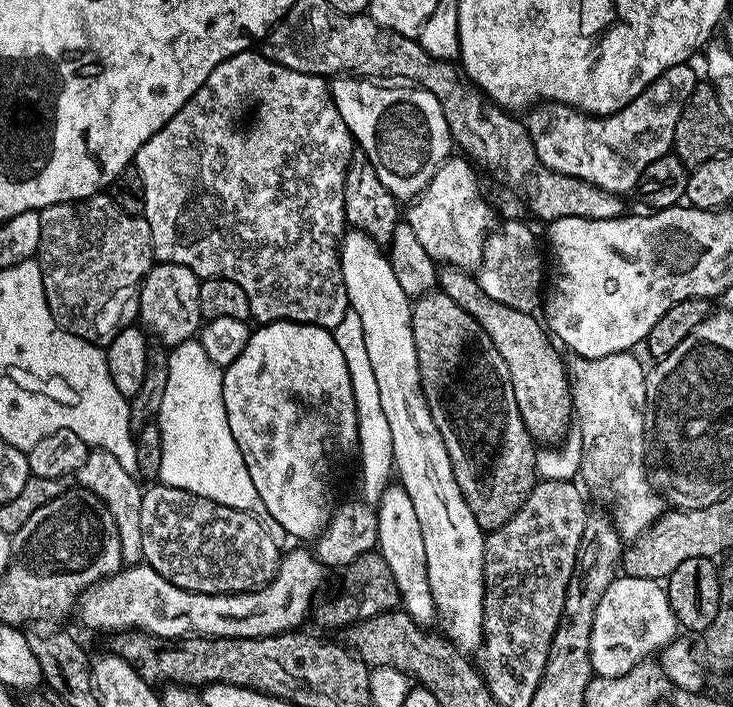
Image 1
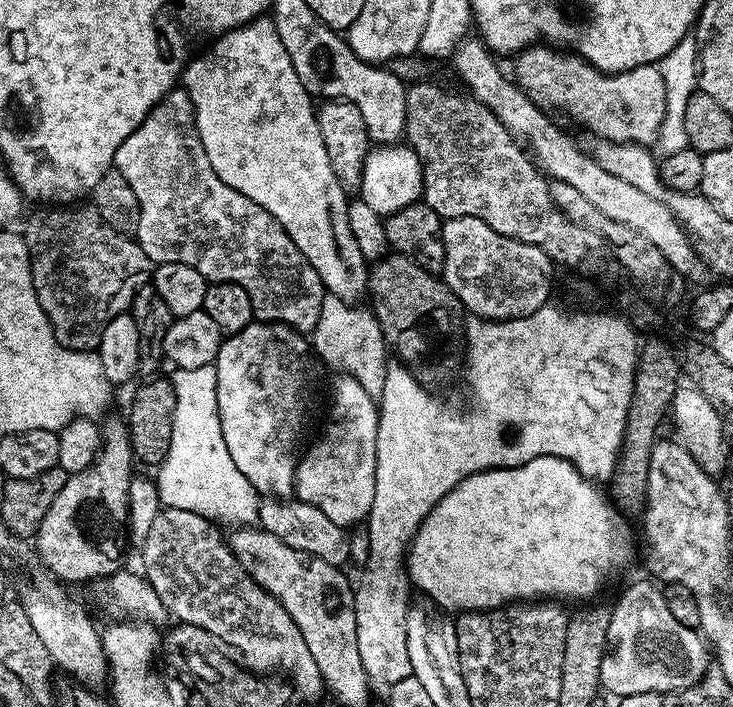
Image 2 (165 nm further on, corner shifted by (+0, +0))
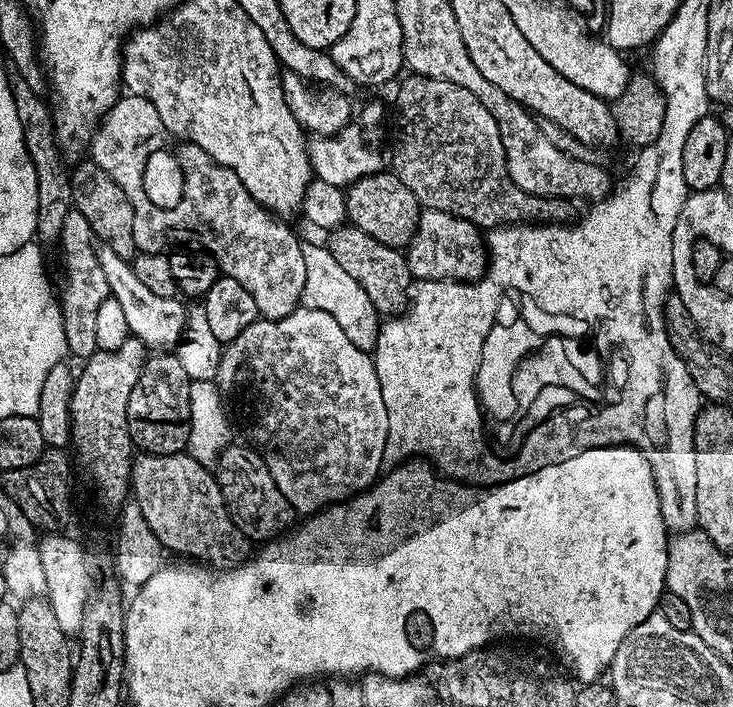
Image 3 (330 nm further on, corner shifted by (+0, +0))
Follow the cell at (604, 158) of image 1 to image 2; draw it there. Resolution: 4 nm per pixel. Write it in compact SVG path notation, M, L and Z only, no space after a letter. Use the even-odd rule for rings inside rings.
M544 42L525 48L515 60L515 83L538 107L553 113L565 112L570 119L585 124L593 137L645 146L659 141L662 118L666 114L666 86L656 64L609 74L598 71L571 51L557 50Z

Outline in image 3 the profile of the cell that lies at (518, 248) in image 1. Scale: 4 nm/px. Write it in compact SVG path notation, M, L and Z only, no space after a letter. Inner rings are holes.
M425 208L421 211L420 221L416 226L416 233L412 235L412 241L406 245L406 259L408 271L416 280L463 280L475 282L486 271L486 240L481 229L466 220L451 216L448 213L440 213L436 209Z

